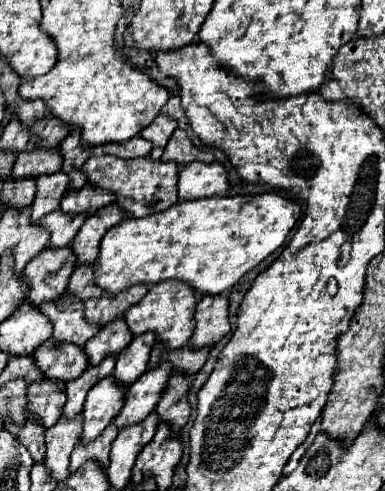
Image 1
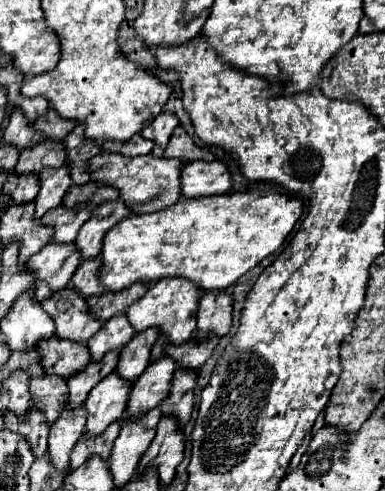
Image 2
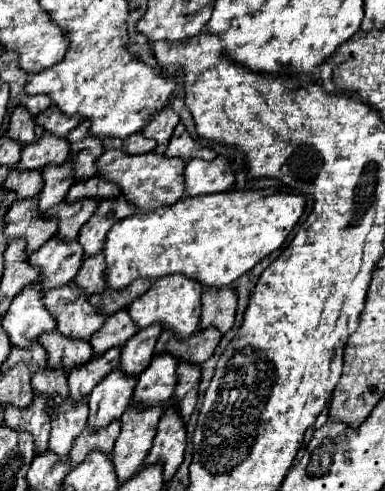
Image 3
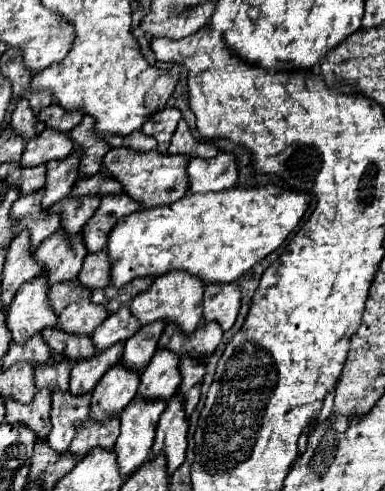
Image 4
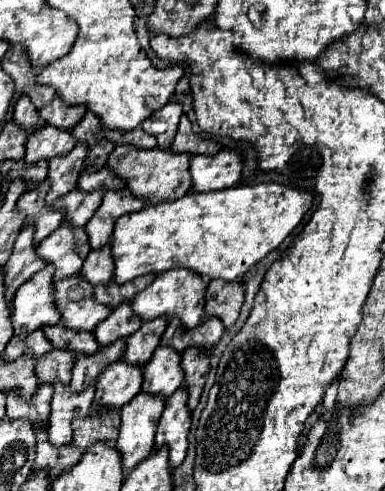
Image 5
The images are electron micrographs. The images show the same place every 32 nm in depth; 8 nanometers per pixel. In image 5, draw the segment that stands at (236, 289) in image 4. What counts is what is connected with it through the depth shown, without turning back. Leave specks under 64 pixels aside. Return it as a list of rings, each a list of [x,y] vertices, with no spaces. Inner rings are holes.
[[[212,280],[206,292],[206,316],[218,316],[226,328],[230,328],[240,314],[244,302],[244,282],[224,284],[224,280]]]

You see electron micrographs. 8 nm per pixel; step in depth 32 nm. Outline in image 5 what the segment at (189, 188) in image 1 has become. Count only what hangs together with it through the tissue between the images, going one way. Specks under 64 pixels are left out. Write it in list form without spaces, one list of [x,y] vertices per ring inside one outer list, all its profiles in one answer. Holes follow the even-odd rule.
[[[220,150],[216,156],[194,156],[190,162],[192,174],[192,190],[194,192],[210,192],[232,188],[244,168],[244,158],[240,150]]]

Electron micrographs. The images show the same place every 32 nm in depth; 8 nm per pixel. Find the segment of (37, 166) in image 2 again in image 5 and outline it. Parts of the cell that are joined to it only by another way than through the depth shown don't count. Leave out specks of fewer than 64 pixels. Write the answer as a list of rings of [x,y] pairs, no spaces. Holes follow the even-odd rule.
[[[44,126],[40,130],[34,130],[34,134],[28,136],[26,144],[26,162],[38,162],[38,160],[50,160],[54,156],[64,156],[76,146],[76,138],[70,130],[62,130],[56,126]]]

